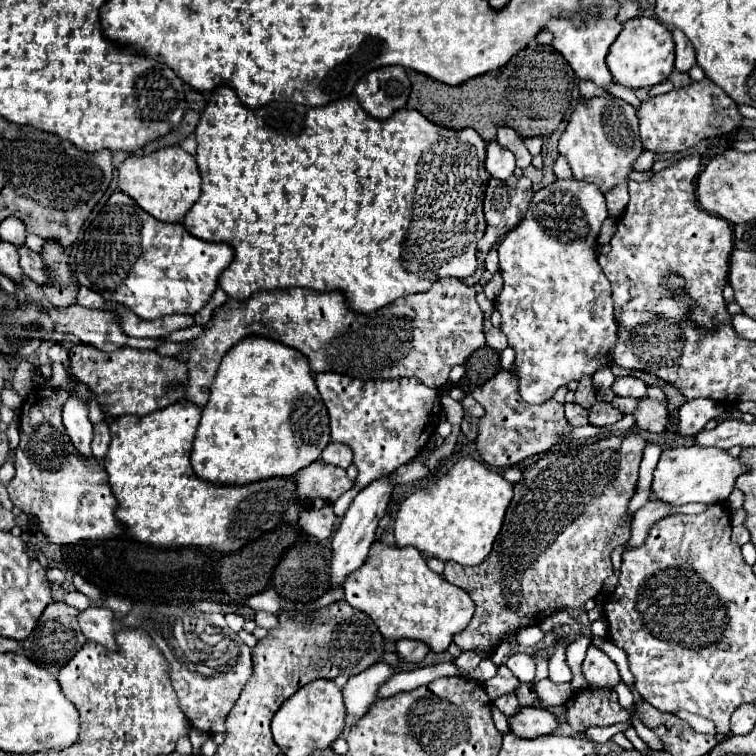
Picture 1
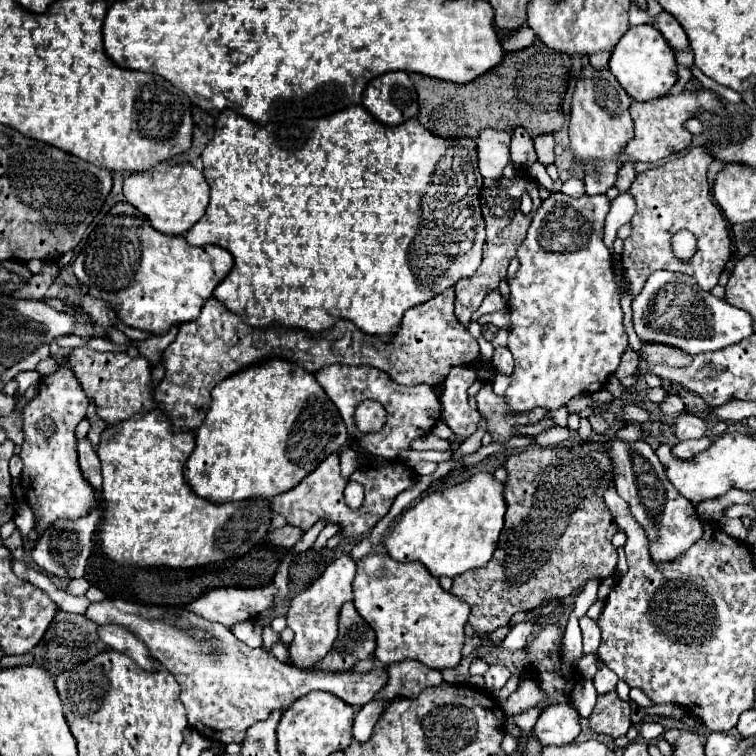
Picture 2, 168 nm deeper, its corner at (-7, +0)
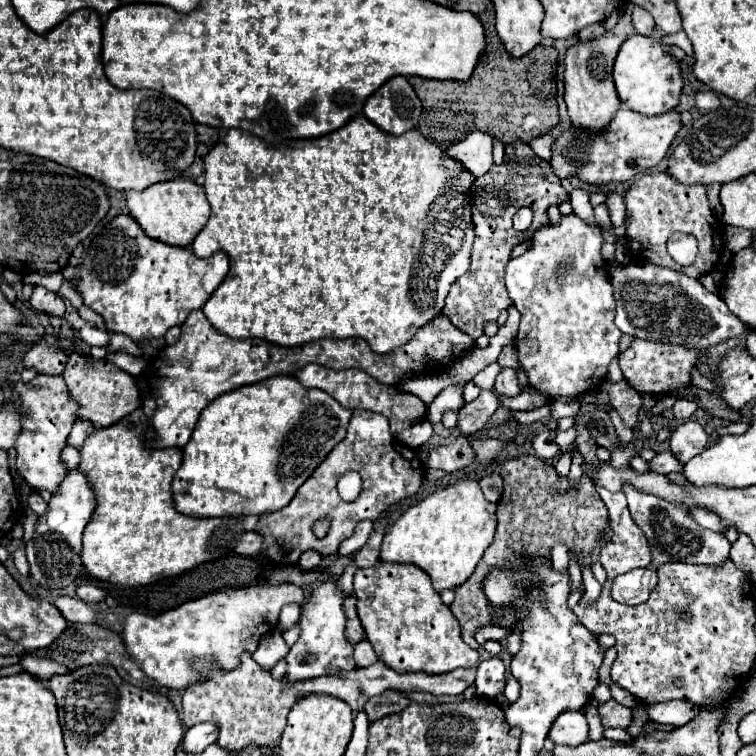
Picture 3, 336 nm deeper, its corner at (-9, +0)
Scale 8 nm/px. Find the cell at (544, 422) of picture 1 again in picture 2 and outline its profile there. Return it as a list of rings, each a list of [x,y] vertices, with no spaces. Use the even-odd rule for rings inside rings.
[[[484,384],[482,390],[476,394],[476,402],[478,402],[478,412],[480,416],[486,420],[488,424],[488,432],[492,434],[492,438],[496,442],[506,442],[510,440],[512,428],[516,424],[524,426],[524,424],[536,424],[542,418],[546,418],[546,410],[536,408],[534,412],[522,414],[522,416],[512,416],[504,404],[502,396],[496,396],[492,392],[492,384]]]

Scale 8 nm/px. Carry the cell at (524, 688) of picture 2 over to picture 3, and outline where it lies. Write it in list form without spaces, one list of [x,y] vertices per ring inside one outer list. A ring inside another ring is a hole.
[[[508,678],[506,680],[506,690],[504,690],[504,696],[508,698],[508,702],[512,704],[512,702],[516,702],[518,698],[520,698],[520,684],[518,684],[518,680],[516,678]]]

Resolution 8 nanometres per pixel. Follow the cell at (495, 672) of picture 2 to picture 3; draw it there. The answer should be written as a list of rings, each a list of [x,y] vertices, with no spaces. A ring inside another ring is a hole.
[[[498,656],[478,664],[478,676],[476,676],[478,696],[494,700],[500,692],[504,692],[504,686],[506,686],[506,668]]]

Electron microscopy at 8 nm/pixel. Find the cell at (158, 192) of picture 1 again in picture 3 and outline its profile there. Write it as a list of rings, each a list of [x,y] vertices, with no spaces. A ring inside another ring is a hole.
[[[186,178],[158,182],[142,192],[128,190],[126,202],[130,214],[136,218],[136,222],[148,236],[172,246],[190,246],[194,236],[204,228],[204,224],[210,218],[210,204],[206,200],[204,188],[194,180]]]

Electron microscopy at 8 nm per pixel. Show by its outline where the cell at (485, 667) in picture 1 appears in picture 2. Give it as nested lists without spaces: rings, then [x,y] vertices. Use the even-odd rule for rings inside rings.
[[[372,700],[356,714],[354,718],[354,740],[356,742],[364,742],[366,738],[372,736],[372,728],[378,722],[382,710],[384,710],[384,702]]]

